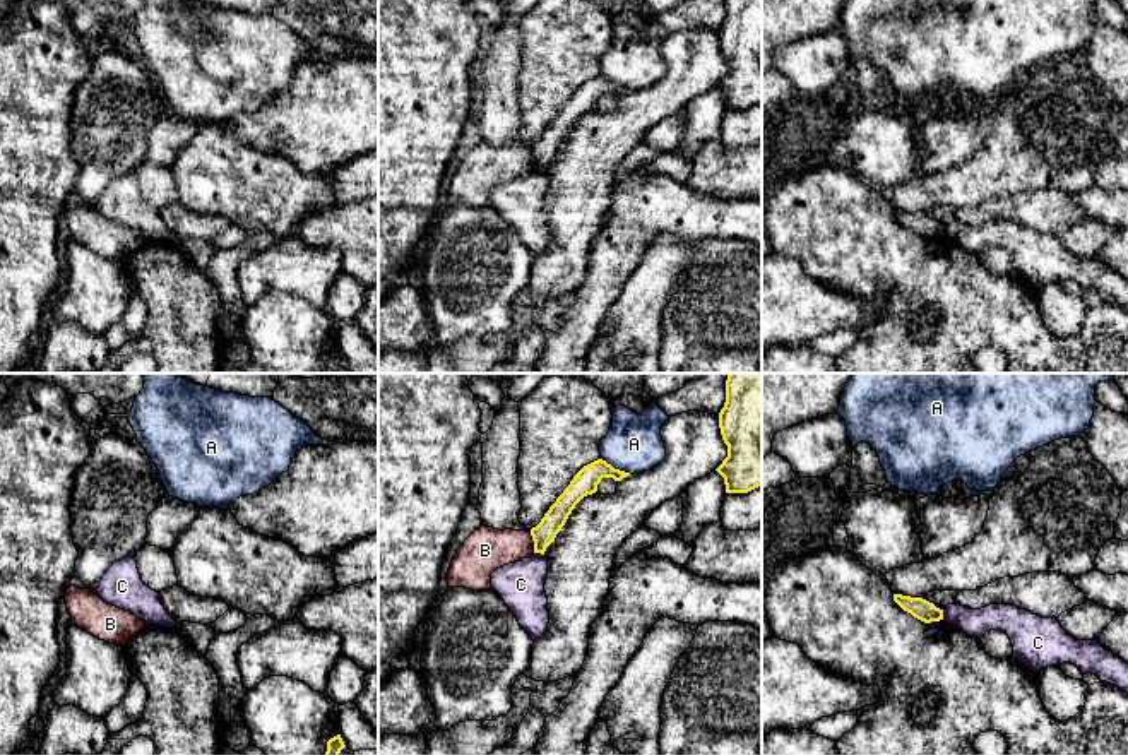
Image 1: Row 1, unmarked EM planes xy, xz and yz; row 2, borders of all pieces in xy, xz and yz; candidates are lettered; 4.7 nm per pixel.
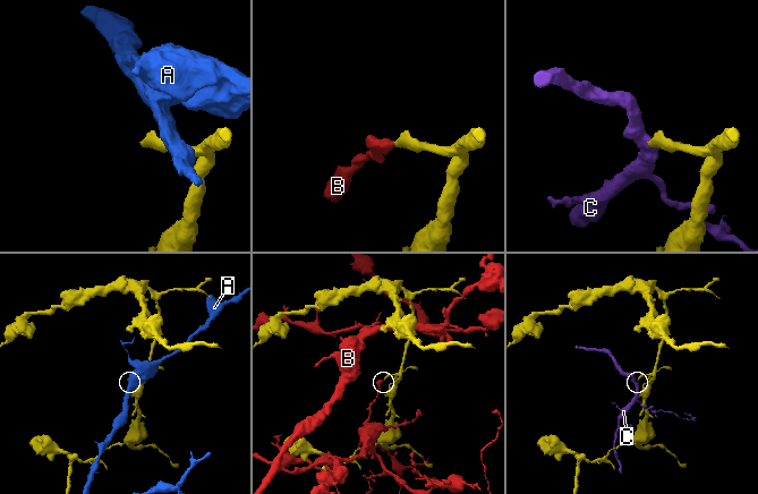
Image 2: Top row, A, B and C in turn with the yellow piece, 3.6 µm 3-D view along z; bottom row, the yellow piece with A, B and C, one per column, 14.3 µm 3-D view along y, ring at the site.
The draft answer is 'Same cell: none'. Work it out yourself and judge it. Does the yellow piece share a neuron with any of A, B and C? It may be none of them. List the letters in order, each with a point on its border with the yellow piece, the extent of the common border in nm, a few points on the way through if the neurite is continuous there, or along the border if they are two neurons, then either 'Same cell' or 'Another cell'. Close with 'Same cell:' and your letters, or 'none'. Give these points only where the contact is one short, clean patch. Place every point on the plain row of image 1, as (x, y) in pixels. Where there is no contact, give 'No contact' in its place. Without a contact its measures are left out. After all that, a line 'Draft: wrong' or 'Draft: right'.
A: Touches yellow at xz (617, 86). Shared border 160 nm. Another cell
B: Touches yellow at xz (534, 160). Shared border 100 nm. Another cell
C: Touches yellow at xz (540, 168). Shared border 50 nm. Boundary: xz (534, 168), (543, 172). Another cell
Same cell: none
Draft: right

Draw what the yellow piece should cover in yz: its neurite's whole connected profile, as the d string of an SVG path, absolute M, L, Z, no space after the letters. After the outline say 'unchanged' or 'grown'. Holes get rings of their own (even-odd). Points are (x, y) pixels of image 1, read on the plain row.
M893 211L893 217L914 235L931 240L943 236L943 226L936 224L933 219L923 214L911 214L902 211Z; unchanged

